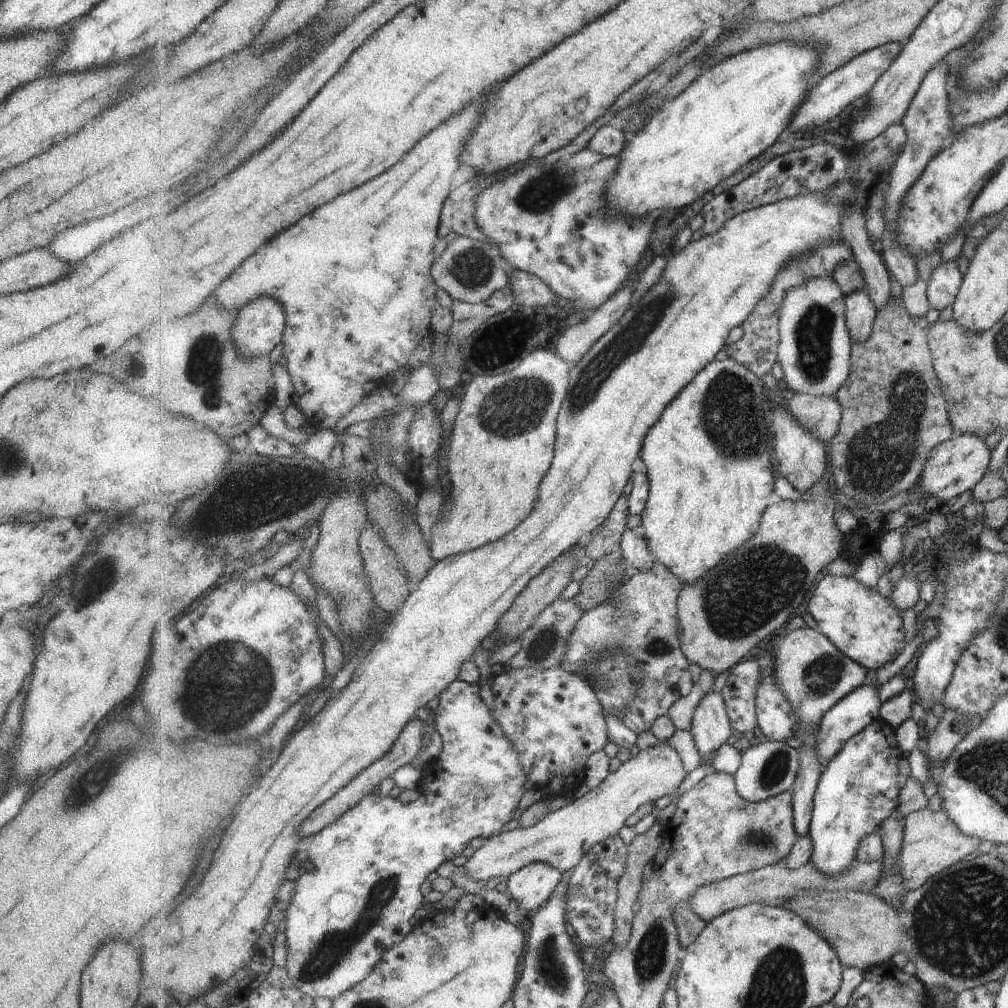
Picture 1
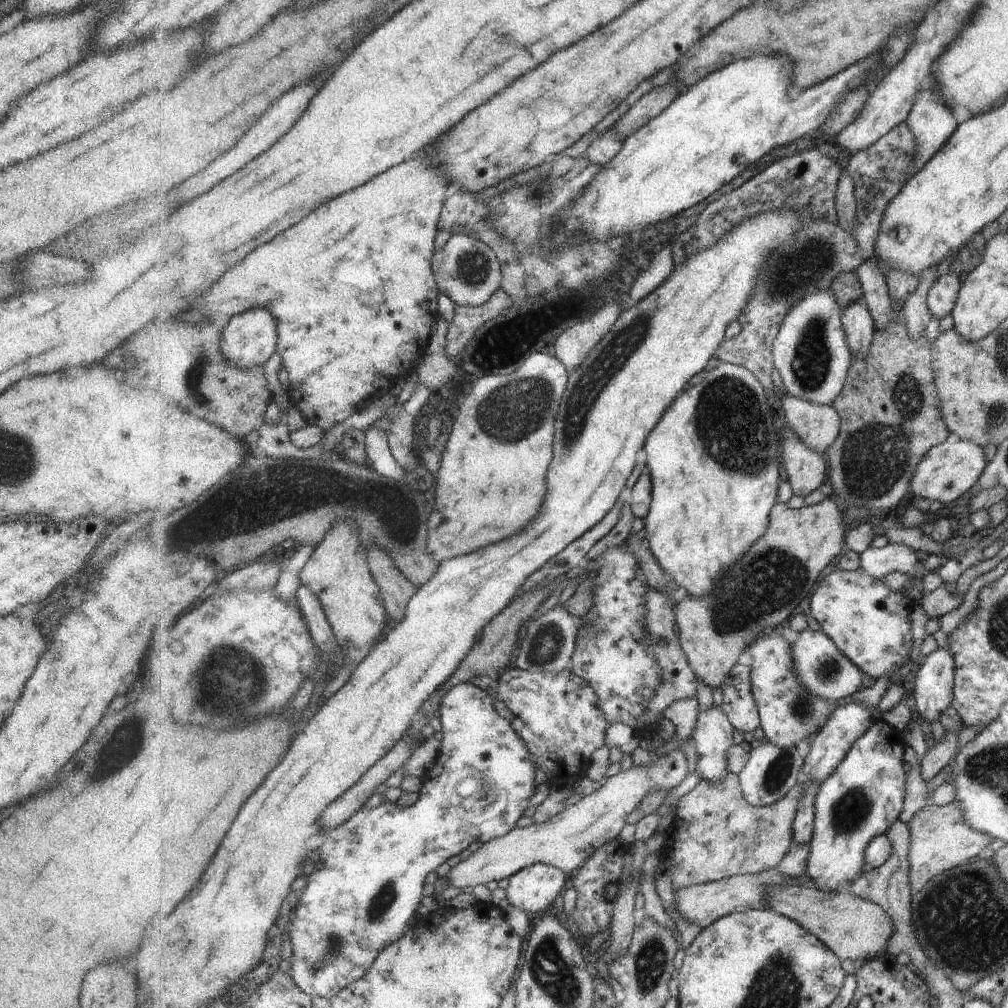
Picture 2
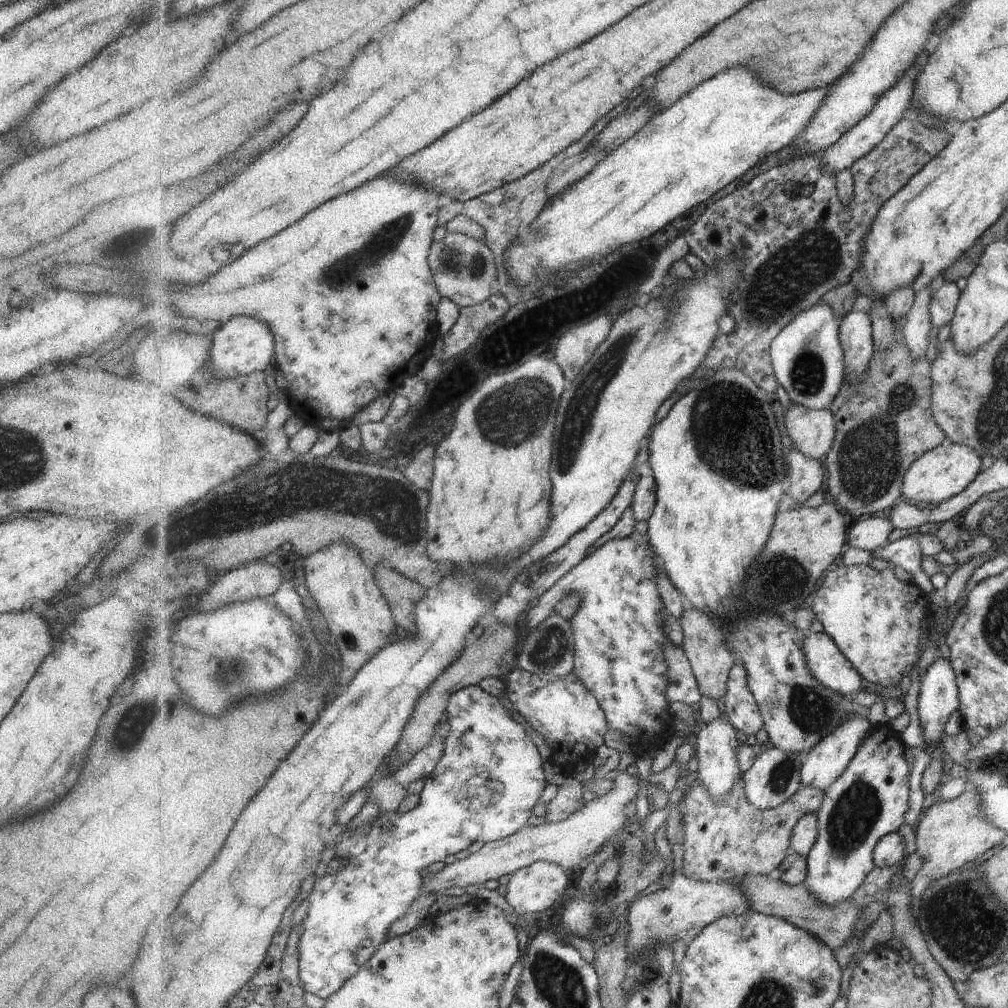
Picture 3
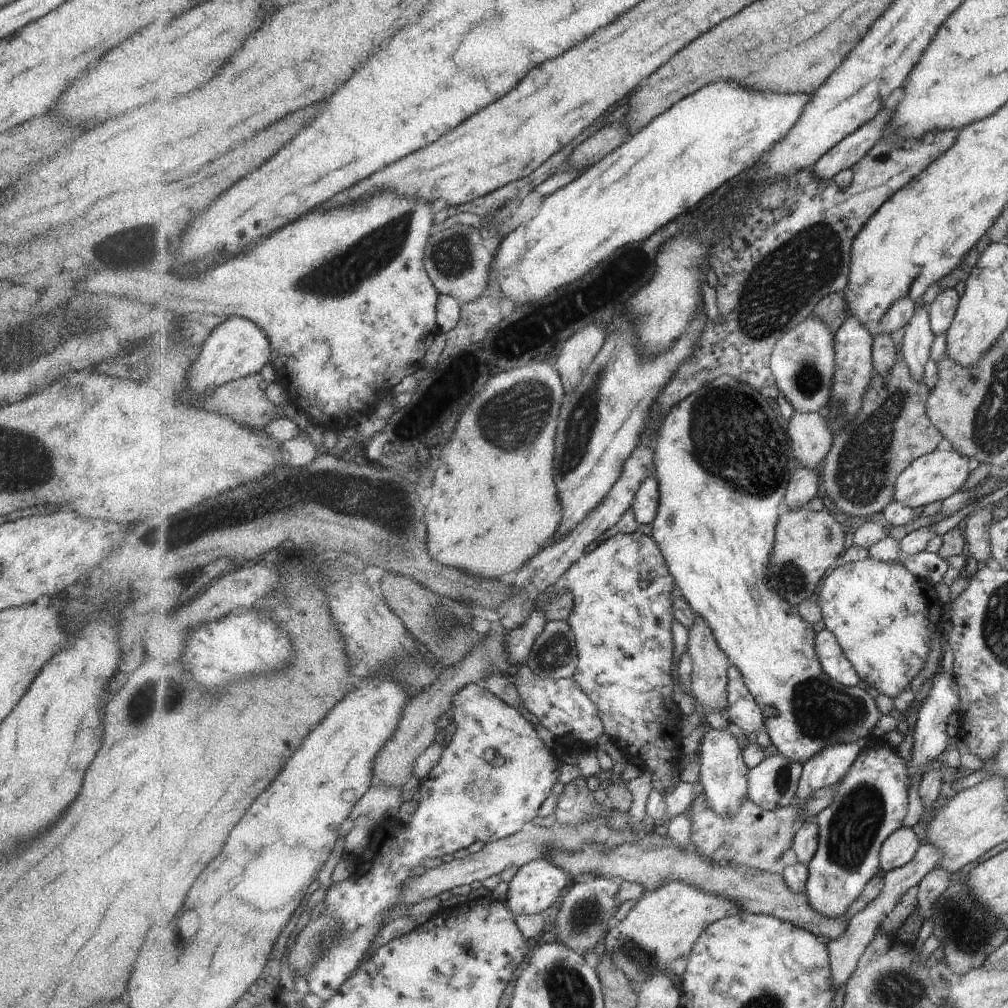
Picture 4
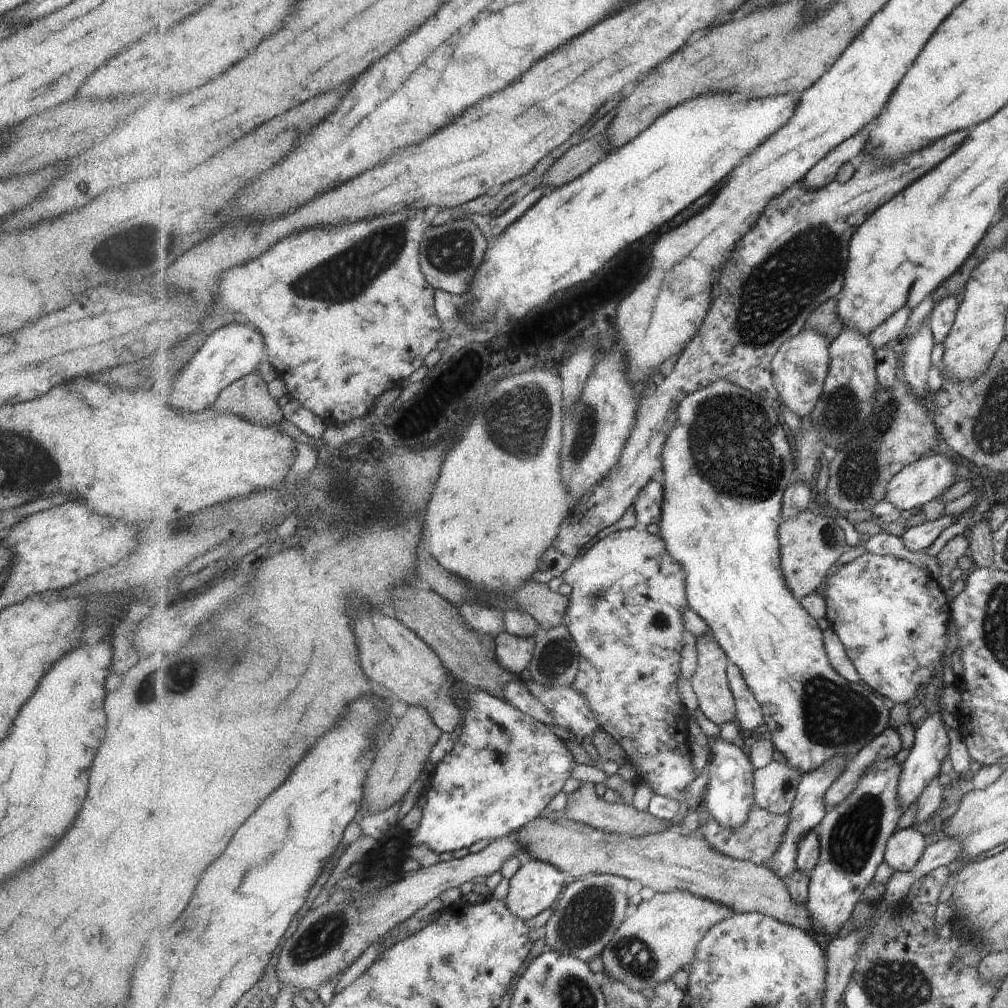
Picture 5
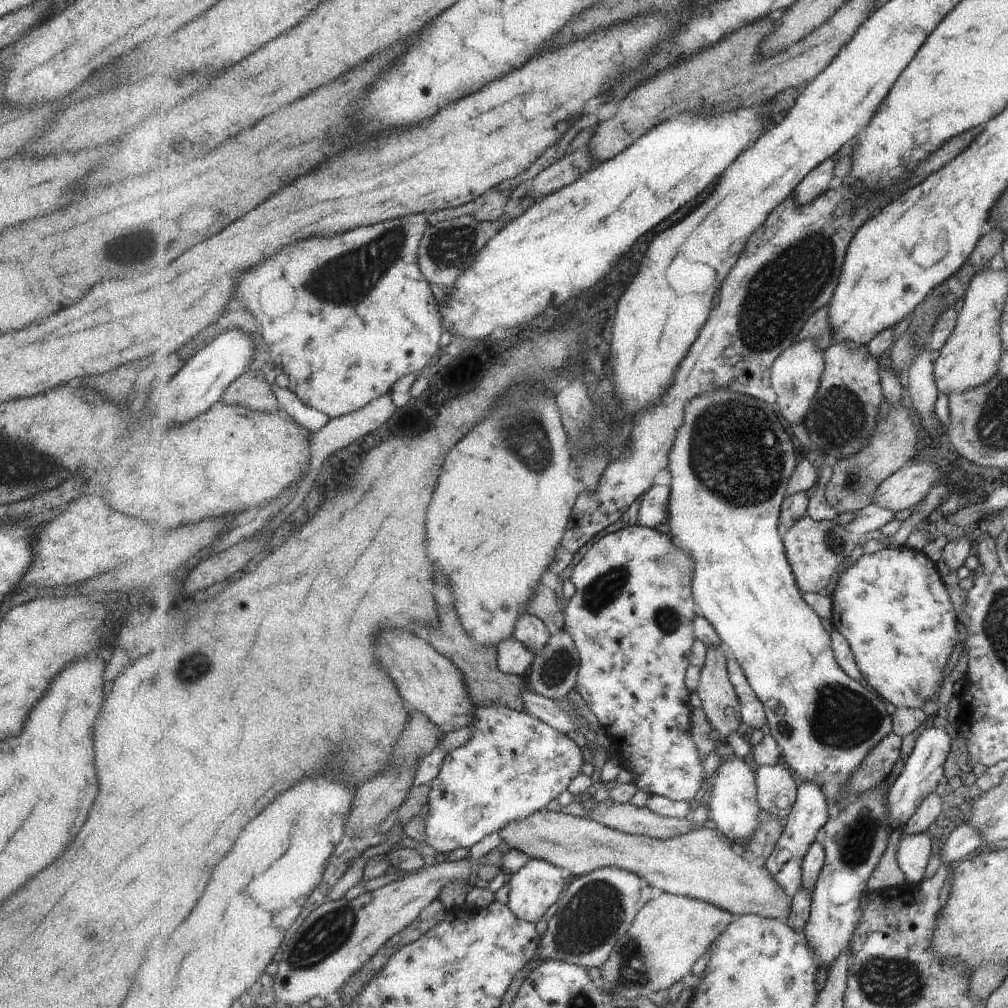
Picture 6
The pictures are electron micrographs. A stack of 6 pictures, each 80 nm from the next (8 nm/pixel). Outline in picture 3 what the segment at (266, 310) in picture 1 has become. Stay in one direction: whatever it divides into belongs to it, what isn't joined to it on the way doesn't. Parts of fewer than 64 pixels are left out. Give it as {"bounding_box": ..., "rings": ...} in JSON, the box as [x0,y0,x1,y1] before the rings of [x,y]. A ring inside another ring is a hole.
{"bounding_box":[210,316,276,379],"rings":[[[240,316],[216,329],[210,350],[210,373],[216,379],[232,379],[261,372],[275,360],[276,340],[271,327],[258,318]]]}

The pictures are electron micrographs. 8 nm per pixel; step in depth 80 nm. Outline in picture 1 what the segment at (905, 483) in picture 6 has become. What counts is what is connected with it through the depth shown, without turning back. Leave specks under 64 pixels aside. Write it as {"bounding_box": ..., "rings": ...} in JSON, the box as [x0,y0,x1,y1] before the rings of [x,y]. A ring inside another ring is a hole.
{"bounding_box":[919,433,990,503],"rings":[[[955,433],[949,440],[937,445],[931,451],[919,485],[925,493],[935,496],[940,503],[955,498],[961,492],[971,490],[981,480],[985,471],[989,470],[990,452],[983,439],[975,435]]]}

